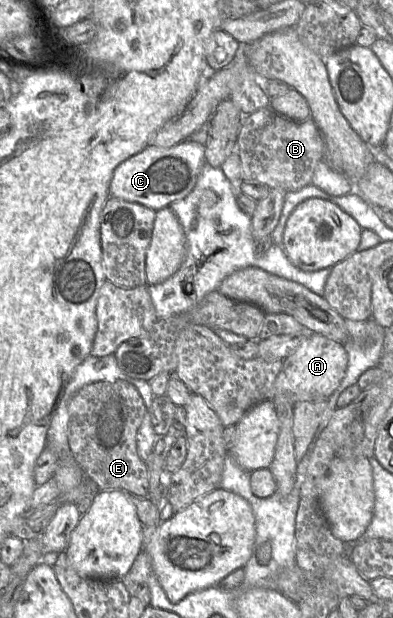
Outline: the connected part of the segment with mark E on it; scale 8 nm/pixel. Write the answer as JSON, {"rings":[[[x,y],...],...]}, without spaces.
{"rings":[[[126,381],[94,382],[82,387],[68,404],[68,440],[70,451],[84,472],[99,491],[122,490],[135,497],[149,494],[148,469],[137,452],[137,432],[146,413],[146,406],[137,389]]]}

